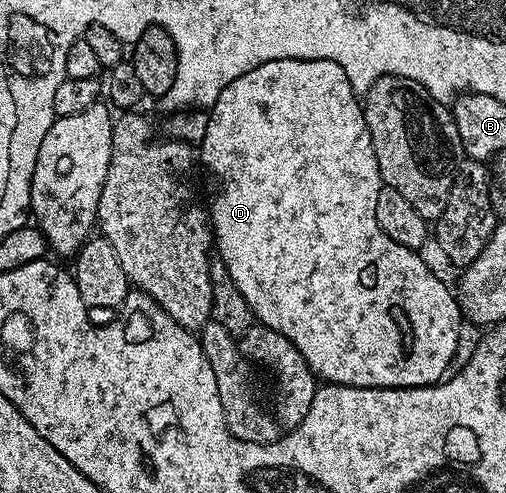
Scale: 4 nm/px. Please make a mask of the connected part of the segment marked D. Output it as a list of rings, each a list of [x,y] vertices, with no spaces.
[[[298,57],[261,63],[261,67],[245,71],[241,79],[233,79],[233,83],[223,89],[209,110],[208,130],[201,144],[201,160],[212,178],[219,182],[215,212],[210,215],[214,248],[225,267],[229,267],[229,275],[233,283],[237,283],[237,291],[245,295],[245,303],[249,303],[256,322],[273,331],[281,331],[281,335],[285,335],[285,339],[301,351],[305,363],[309,363],[320,382],[366,389],[414,389],[433,385],[444,380],[445,374],[452,368],[451,360],[459,349],[459,303],[452,286],[450,289],[419,258],[416,250],[393,243],[393,239],[381,231],[381,223],[377,223],[377,195],[384,188],[383,178],[379,176],[377,155],[373,151],[365,115],[343,117],[343,85],[351,84],[337,63],[329,59],[303,61]]]

